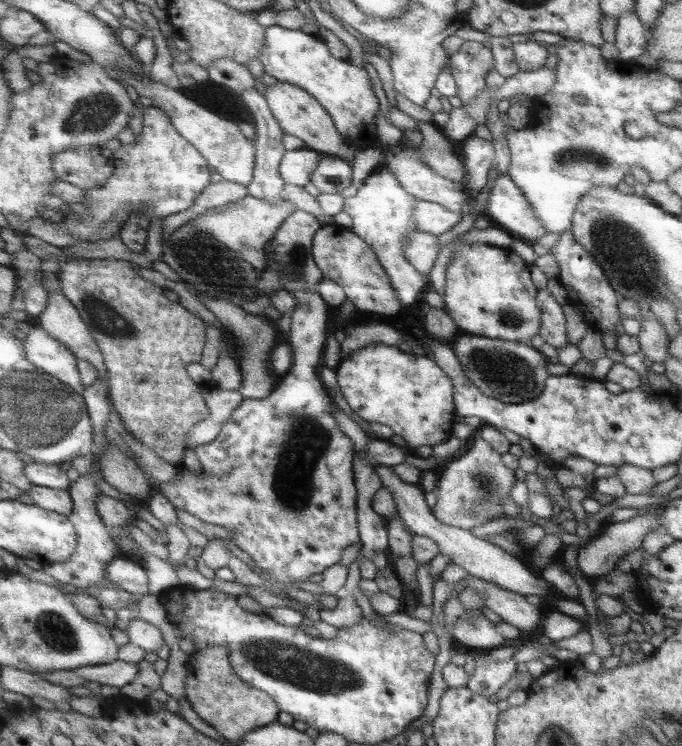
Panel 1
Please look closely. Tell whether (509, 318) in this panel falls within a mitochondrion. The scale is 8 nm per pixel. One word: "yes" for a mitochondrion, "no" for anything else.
yes

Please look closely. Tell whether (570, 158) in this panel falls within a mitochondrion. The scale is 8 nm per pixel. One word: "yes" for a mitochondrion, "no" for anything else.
yes

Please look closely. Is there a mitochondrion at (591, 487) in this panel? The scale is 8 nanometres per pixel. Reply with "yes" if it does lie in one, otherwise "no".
no

